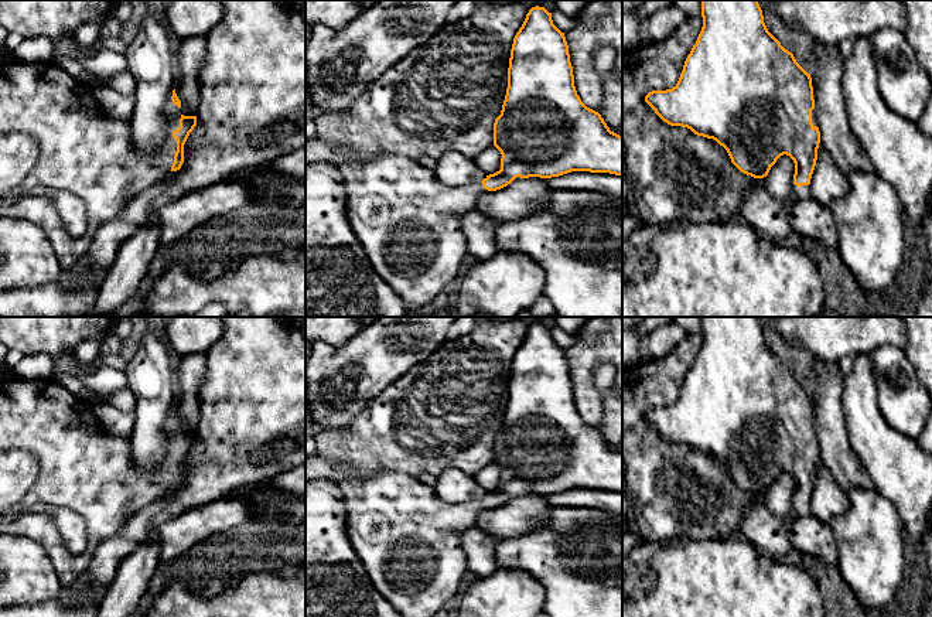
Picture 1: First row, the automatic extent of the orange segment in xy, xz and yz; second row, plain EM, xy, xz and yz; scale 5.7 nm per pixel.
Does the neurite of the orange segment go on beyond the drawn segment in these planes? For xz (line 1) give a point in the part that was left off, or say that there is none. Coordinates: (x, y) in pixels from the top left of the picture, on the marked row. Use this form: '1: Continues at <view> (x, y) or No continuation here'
1: Continues at xz (408, 222)

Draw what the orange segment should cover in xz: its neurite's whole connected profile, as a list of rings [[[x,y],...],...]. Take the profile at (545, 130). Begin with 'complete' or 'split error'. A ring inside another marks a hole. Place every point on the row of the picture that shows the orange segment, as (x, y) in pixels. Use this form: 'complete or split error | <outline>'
split error | [[[539,6],[532,7],[526,14],[522,27],[519,28],[519,31],[513,38],[511,58],[509,58],[509,68],[508,68],[506,95],[501,115],[495,119],[494,123],[494,146],[502,154],[501,170],[487,175],[481,183],[477,183],[474,187],[450,188],[436,177],[434,170],[424,168],[416,160],[407,158],[403,154],[386,153],[386,151],[368,154],[346,144],[337,146],[318,139],[311,139],[305,142],[305,166],[317,164],[317,163],[330,163],[339,168],[349,187],[346,215],[352,232],[355,233],[358,242],[361,243],[369,263],[372,265],[378,276],[402,299],[407,311],[417,311],[420,307],[427,306],[430,301],[433,301],[455,277],[458,277],[460,267],[462,265],[464,258],[467,256],[467,239],[461,231],[461,219],[468,211],[475,209],[475,204],[482,194],[487,194],[488,191],[501,190],[508,184],[511,184],[516,177],[552,178],[571,171],[610,173],[622,177],[622,136],[611,132],[607,123],[604,122],[604,119],[601,117],[601,115],[587,108],[581,102],[574,86],[573,67],[570,62],[569,45],[564,33],[561,33],[553,24],[552,13],[549,13],[544,7],[539,7]]]

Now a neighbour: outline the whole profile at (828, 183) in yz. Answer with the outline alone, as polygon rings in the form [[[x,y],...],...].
[[[819,143],[817,160],[809,185],[810,197],[826,207],[847,192],[847,177],[822,143]]]

